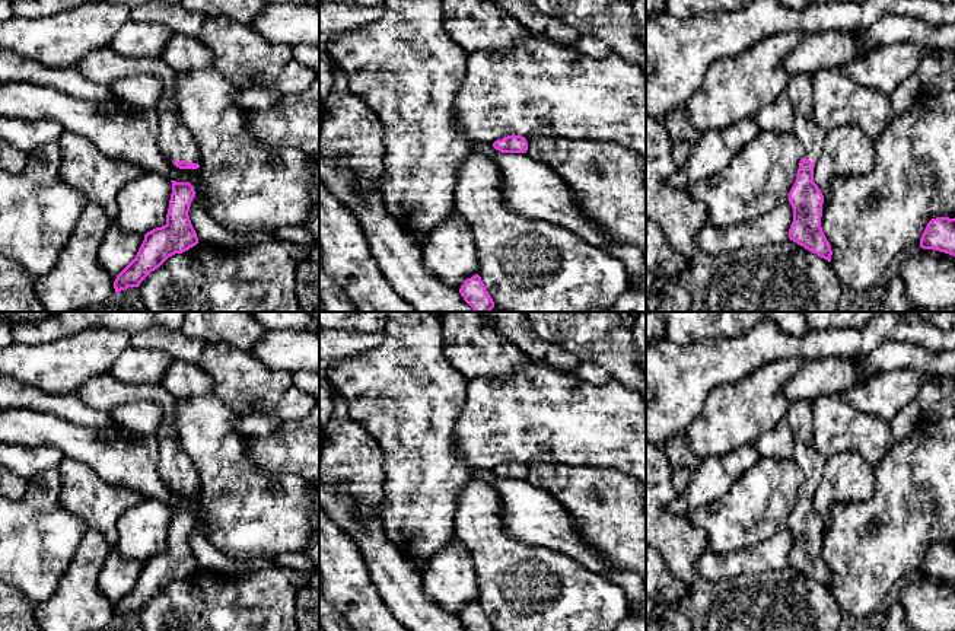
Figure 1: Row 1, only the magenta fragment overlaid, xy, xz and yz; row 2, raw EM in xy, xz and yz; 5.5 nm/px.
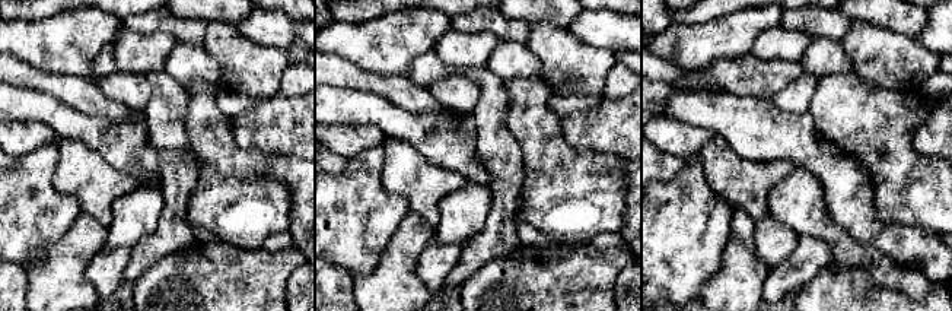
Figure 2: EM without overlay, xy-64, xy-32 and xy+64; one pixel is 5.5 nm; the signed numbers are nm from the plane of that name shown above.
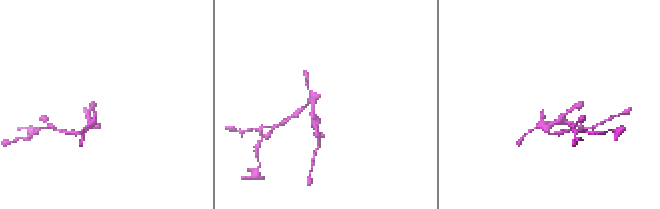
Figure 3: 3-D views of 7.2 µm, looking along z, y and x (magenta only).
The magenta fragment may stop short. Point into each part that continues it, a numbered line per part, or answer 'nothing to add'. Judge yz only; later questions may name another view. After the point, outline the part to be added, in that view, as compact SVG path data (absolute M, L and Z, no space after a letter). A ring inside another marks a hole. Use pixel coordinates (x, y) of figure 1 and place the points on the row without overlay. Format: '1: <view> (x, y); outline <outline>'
1: yz (799, 416); outline M802 399L790 404L784 420L790 424L795 440L793 460L805 475L803 484L816 488L825 468L825 458L814 446L812 401Z

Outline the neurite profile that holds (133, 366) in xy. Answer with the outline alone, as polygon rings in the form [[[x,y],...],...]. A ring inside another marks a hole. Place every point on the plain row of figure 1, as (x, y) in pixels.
[[[130,345],[114,360],[108,375],[128,385],[160,385],[172,363],[166,353]]]

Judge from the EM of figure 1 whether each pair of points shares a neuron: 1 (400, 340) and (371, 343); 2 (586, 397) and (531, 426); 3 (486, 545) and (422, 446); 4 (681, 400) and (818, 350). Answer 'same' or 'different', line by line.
1: different
2: same
3: different
4: same

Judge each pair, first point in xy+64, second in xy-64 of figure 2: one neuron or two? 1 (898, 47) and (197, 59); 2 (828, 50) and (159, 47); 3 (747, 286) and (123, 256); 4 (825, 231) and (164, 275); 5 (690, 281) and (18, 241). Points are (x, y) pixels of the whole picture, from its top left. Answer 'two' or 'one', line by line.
1: two
2: two
3: two
4: two
5: one

